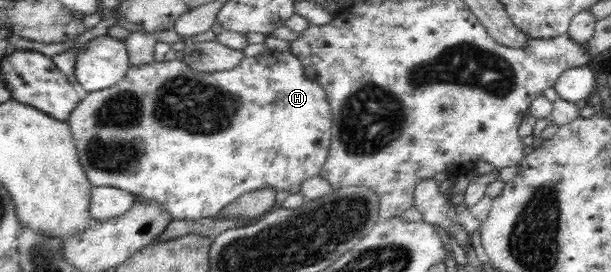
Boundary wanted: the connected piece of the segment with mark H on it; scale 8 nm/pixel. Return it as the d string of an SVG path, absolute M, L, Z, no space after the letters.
M278 50L269 51L256 58L244 57L240 65L230 70L217 70L216 73L200 73L190 69L182 60L162 61L152 65L131 66L124 79L108 89L89 93L72 110L66 123L69 125L73 141L84 169L93 188L112 187L132 193L138 199L155 202L172 220L214 219L219 211L242 195L270 188L276 193L288 192L292 185L304 184L308 179L322 172L329 155L332 139L332 114L325 91L303 68L302 62L291 53Z

